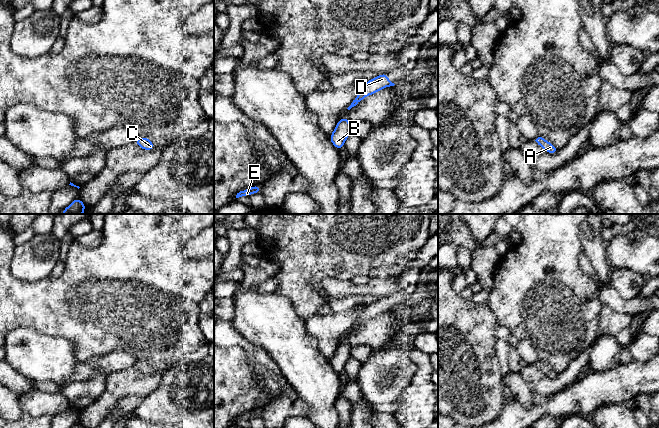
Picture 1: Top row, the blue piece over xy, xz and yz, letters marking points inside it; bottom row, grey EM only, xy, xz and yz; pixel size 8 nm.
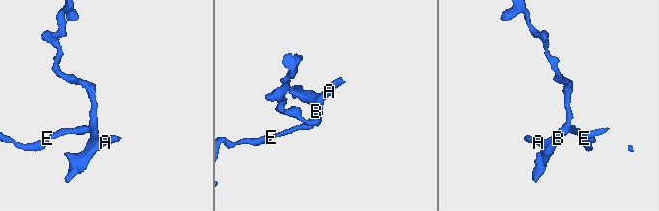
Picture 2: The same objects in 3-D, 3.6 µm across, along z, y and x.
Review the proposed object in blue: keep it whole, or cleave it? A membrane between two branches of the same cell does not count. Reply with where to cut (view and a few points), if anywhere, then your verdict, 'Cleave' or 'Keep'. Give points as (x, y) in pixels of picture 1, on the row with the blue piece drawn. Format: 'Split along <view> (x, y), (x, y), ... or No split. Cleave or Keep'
No split. Keep

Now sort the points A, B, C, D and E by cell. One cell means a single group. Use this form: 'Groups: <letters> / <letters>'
Groups: A B C D E

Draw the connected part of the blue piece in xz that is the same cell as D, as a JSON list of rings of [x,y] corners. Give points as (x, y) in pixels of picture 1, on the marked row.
[[[388,73],[380,74],[379,76],[368,80],[364,85],[362,91],[354,98],[353,102],[347,109],[350,110],[352,107],[356,106],[366,96],[372,95],[383,88],[394,85],[394,83],[388,80]]]

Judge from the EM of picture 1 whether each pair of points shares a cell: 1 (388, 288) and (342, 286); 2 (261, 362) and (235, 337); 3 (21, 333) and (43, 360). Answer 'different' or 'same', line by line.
1: same
2: same
3: same

